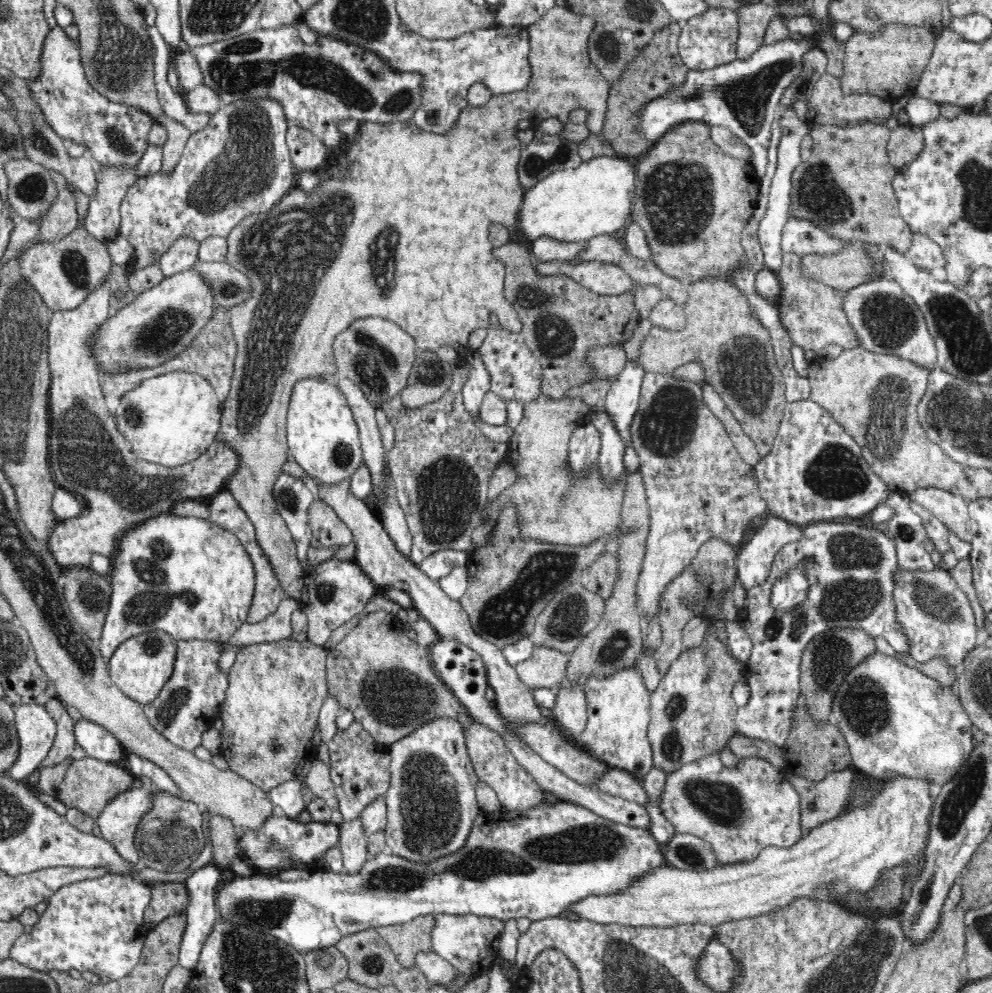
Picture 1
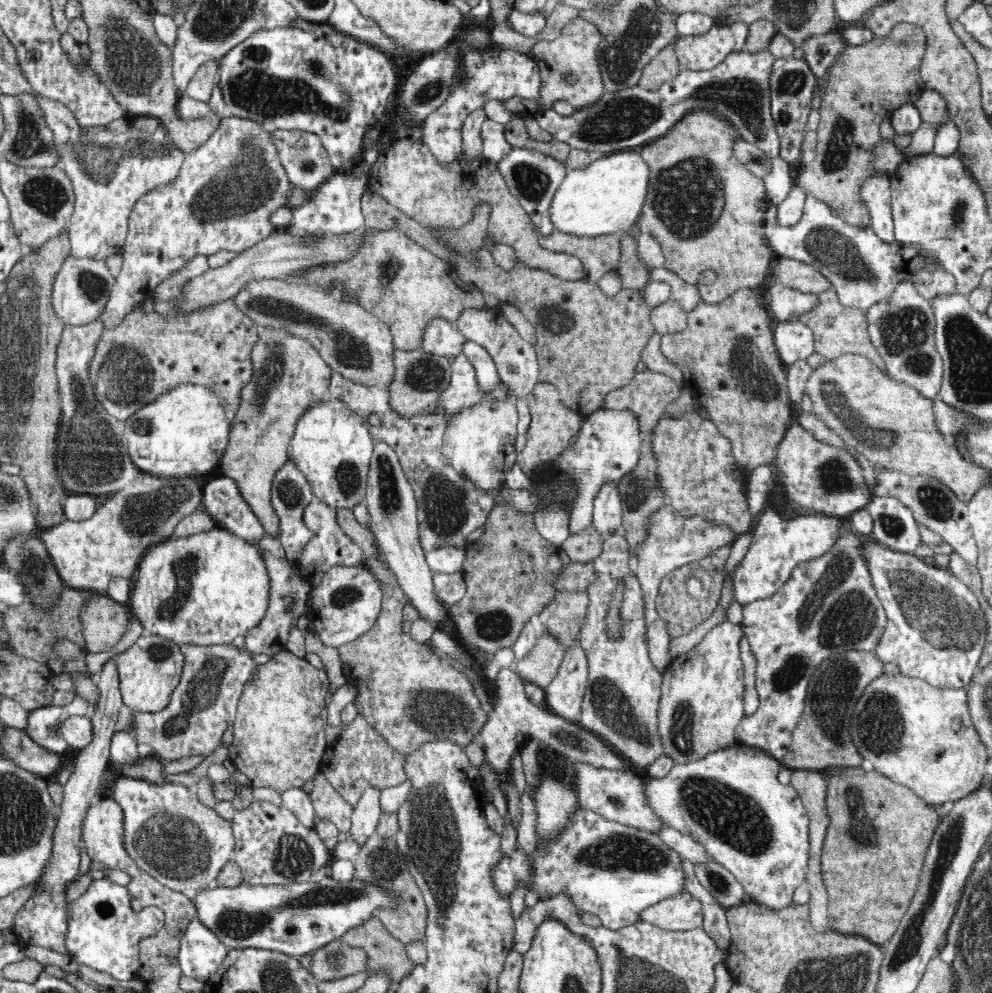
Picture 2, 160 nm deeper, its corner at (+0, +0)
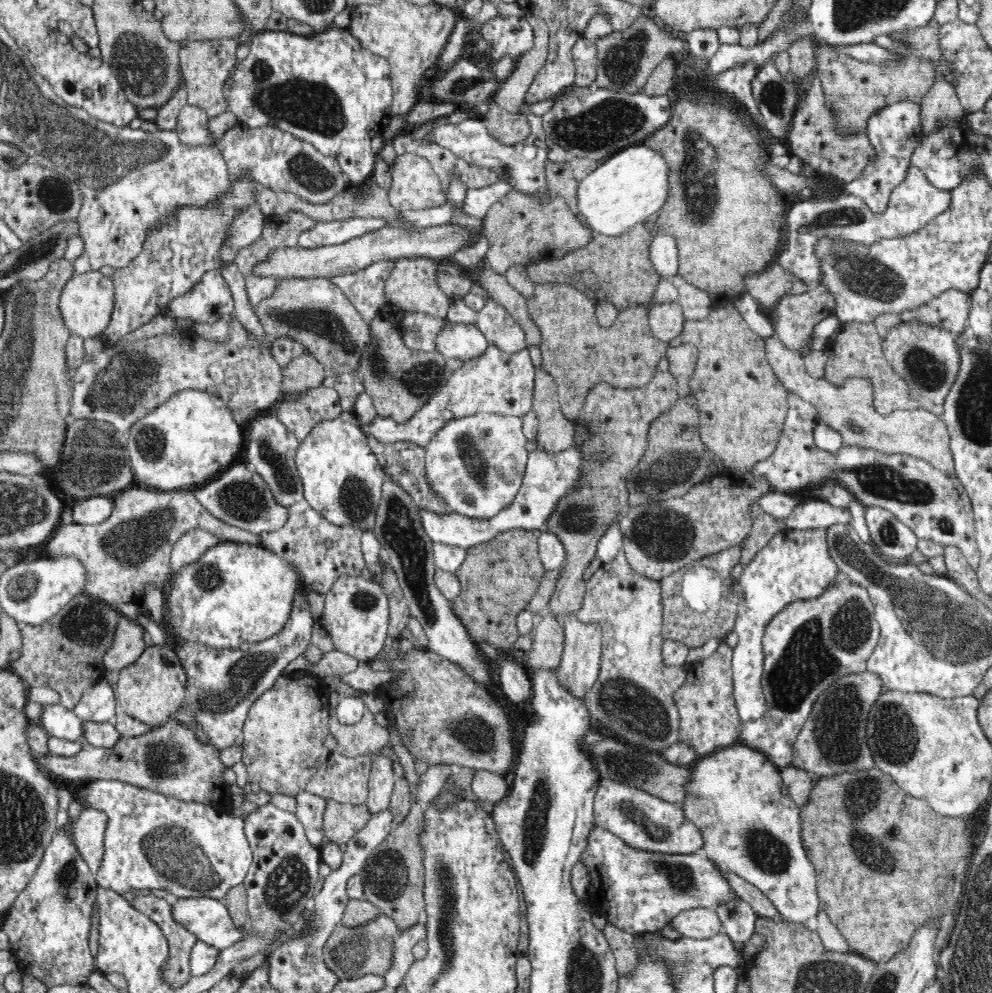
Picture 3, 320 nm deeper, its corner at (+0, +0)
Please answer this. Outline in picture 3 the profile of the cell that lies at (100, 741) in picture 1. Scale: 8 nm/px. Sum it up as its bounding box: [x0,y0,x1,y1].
[38,702,85,743]

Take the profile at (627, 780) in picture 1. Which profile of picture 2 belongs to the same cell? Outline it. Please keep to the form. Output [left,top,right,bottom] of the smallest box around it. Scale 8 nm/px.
[643,743,809,912]

